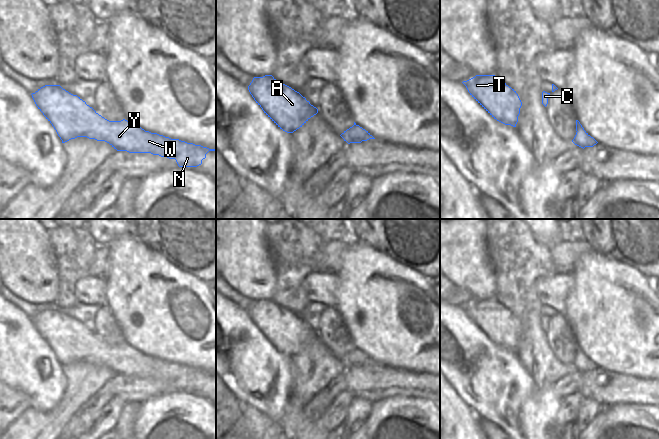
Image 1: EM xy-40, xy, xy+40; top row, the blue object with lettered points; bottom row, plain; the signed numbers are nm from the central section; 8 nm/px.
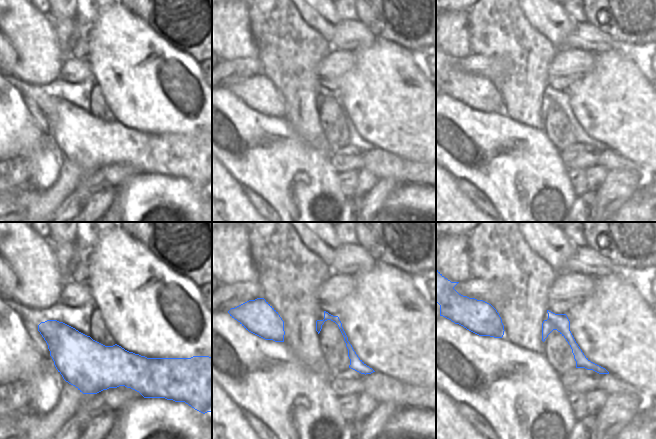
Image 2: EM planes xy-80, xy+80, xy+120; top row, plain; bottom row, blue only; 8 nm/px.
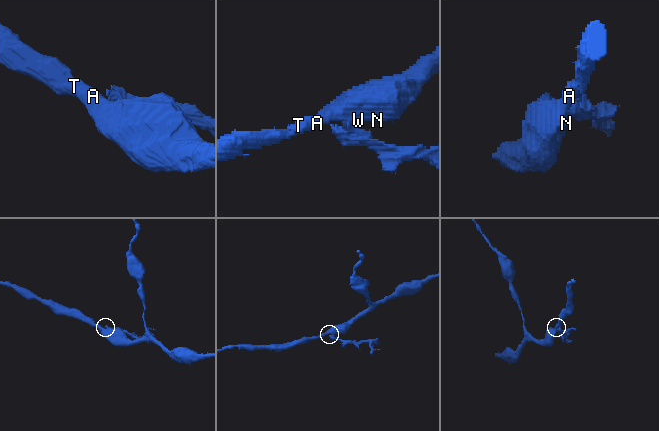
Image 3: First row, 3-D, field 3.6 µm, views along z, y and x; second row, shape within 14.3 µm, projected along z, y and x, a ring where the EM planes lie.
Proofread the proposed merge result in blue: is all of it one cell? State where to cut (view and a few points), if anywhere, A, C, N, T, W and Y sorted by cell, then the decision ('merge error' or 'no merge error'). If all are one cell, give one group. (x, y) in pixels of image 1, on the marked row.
cut in xy along (364, 140), (353, 139), (351, 142); A N T W Y / C; merge error

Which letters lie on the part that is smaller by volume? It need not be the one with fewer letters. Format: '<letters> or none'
C

